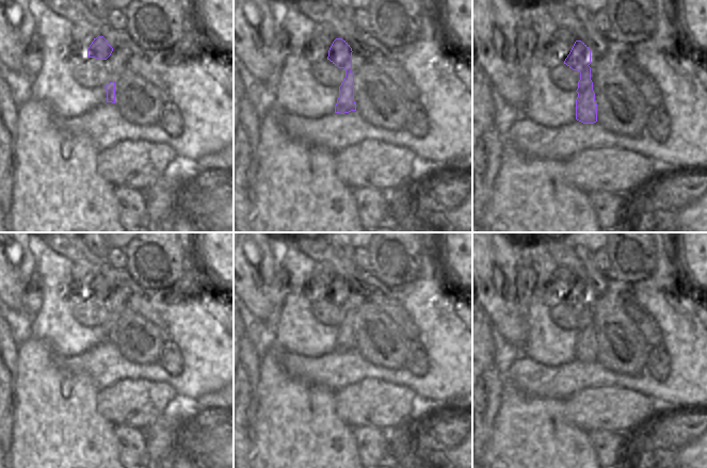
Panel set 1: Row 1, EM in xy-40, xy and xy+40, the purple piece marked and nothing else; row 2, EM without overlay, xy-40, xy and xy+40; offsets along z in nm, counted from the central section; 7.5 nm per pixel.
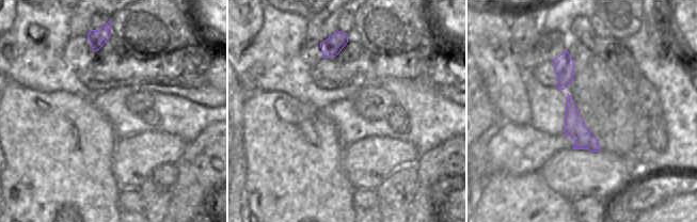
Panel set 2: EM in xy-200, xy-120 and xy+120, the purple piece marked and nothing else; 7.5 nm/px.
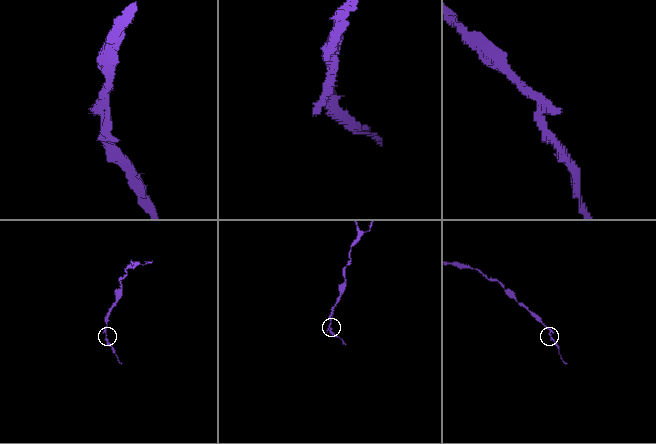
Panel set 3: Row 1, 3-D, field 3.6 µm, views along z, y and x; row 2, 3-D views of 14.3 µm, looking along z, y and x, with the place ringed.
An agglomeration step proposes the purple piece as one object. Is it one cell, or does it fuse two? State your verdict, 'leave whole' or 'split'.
split

